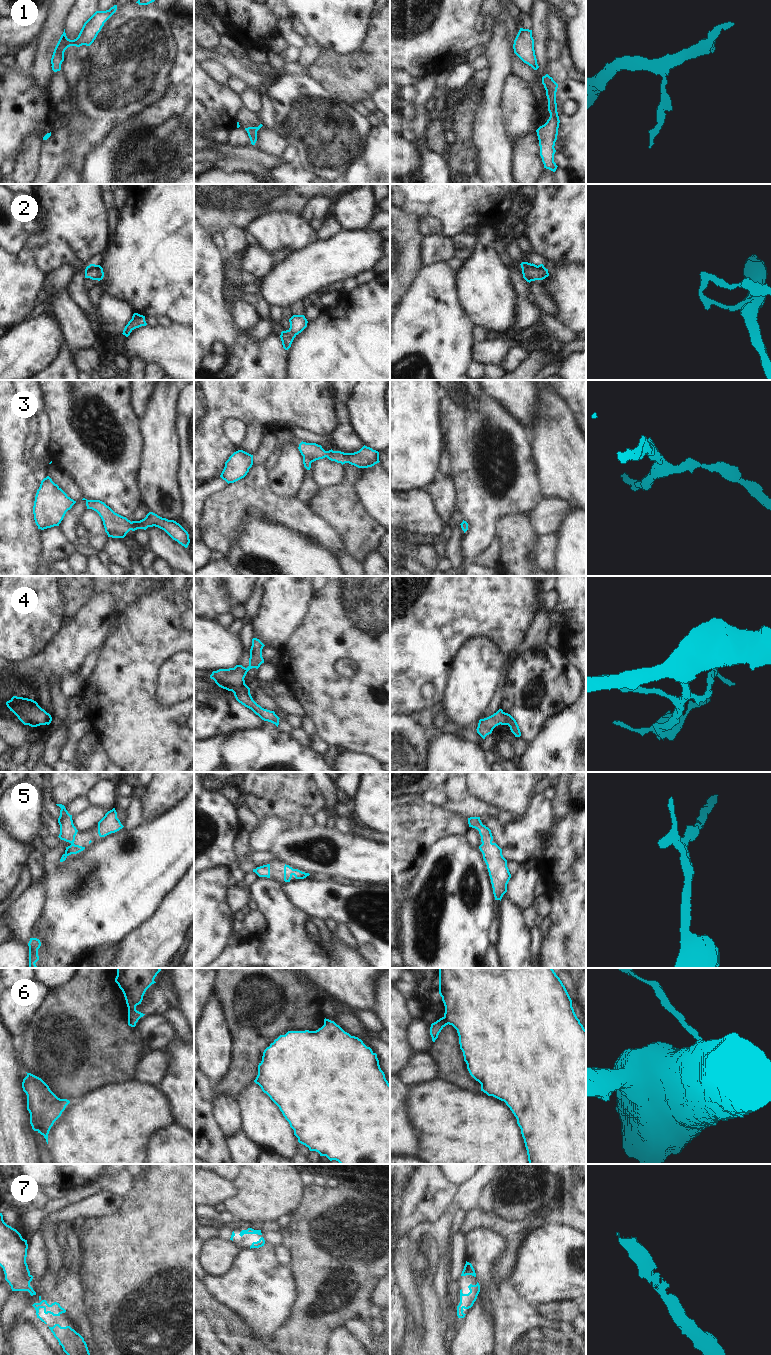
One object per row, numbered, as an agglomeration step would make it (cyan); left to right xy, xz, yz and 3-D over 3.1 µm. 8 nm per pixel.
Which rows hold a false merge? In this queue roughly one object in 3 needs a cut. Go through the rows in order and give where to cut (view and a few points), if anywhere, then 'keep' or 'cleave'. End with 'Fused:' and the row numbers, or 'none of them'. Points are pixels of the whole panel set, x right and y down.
1: cut none; keep
2: cut none; keep
3: cut none; keep
4: cut none; keep
5: cut none; keep
6: cut none; keep
7: cut none; keep
Fused: none of them

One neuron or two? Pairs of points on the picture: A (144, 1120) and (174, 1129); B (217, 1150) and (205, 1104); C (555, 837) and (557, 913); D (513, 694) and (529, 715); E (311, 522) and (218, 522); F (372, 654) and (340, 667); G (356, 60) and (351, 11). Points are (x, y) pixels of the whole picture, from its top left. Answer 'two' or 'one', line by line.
A: two
B: one
C: one
D: one
E: one
F: two
G: two

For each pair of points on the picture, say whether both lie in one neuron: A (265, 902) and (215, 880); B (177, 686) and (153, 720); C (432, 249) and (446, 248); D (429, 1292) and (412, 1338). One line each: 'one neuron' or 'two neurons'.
A: two neurons
B: two neurons
C: one neuron
D: one neuron

